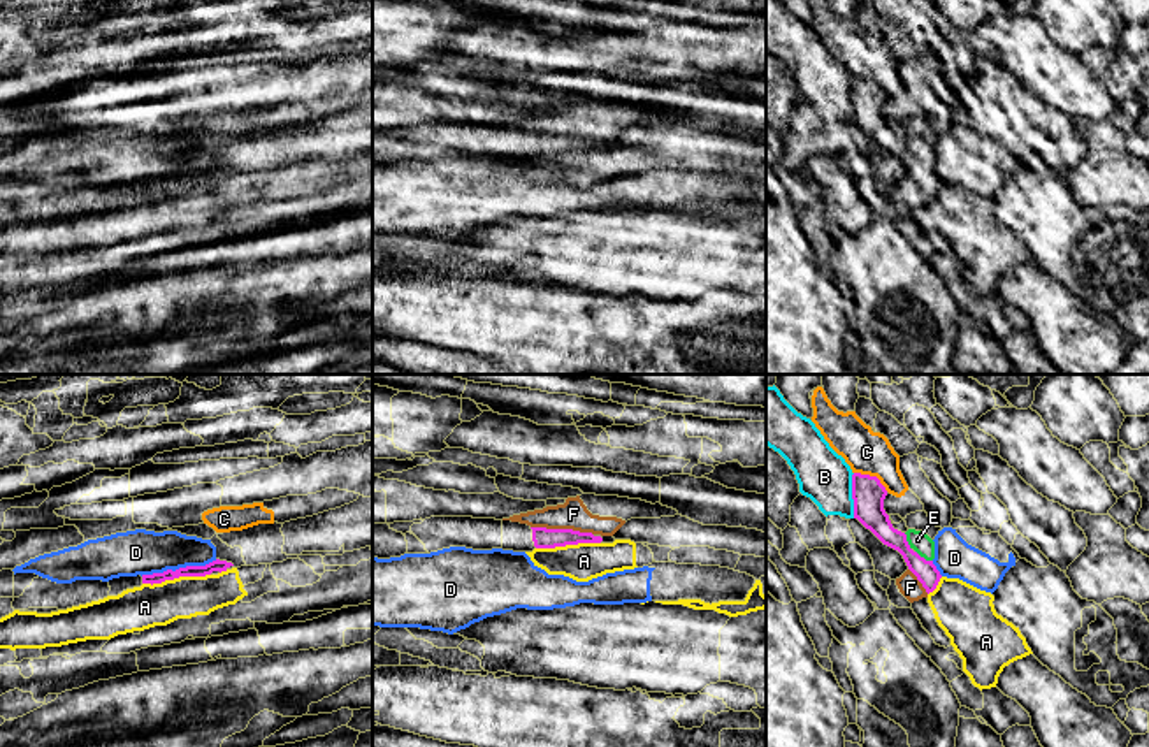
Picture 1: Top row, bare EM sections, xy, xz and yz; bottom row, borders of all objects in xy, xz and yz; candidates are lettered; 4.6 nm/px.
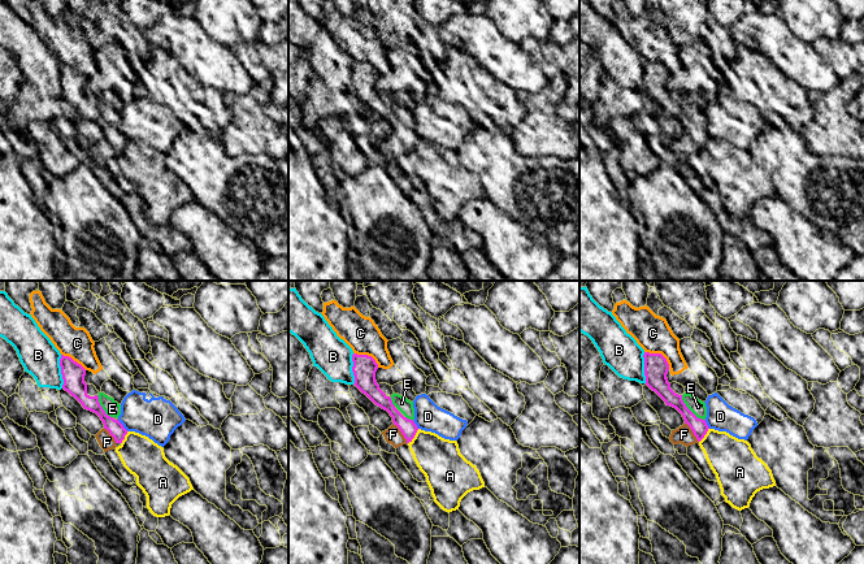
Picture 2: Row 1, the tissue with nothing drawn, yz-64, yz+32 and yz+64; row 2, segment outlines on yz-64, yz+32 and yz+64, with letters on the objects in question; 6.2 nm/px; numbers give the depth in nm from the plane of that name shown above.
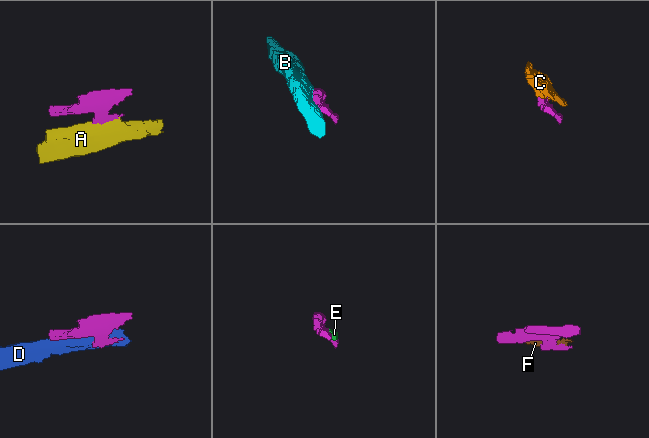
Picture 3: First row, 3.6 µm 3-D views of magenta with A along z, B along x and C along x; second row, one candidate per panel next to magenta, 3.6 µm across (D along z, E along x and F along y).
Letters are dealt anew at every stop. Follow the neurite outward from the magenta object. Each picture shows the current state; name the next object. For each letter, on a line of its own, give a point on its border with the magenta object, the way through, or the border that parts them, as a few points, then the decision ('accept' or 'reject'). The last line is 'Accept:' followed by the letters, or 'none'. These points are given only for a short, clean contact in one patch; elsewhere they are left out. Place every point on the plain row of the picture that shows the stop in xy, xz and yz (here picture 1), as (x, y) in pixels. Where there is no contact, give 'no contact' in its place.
A: meets magenta in xy at (176, 183); border along xy (209, 180), (180, 181), (143, 190); reject
B: meets magenta in yz at (852, 102); reject
C: meets magenta in yz at (872, 83); reject
D: meets magenta in xy at (180, 174); border along xy (216, 166), (206, 171), (187, 171), (141, 181); reject
E: meets magenta in yz at (923, 164); reject
F: meets magenta in xz at (563, 136); border along xz (531, 132), (571, 134), (592, 141); reject
Accept: none

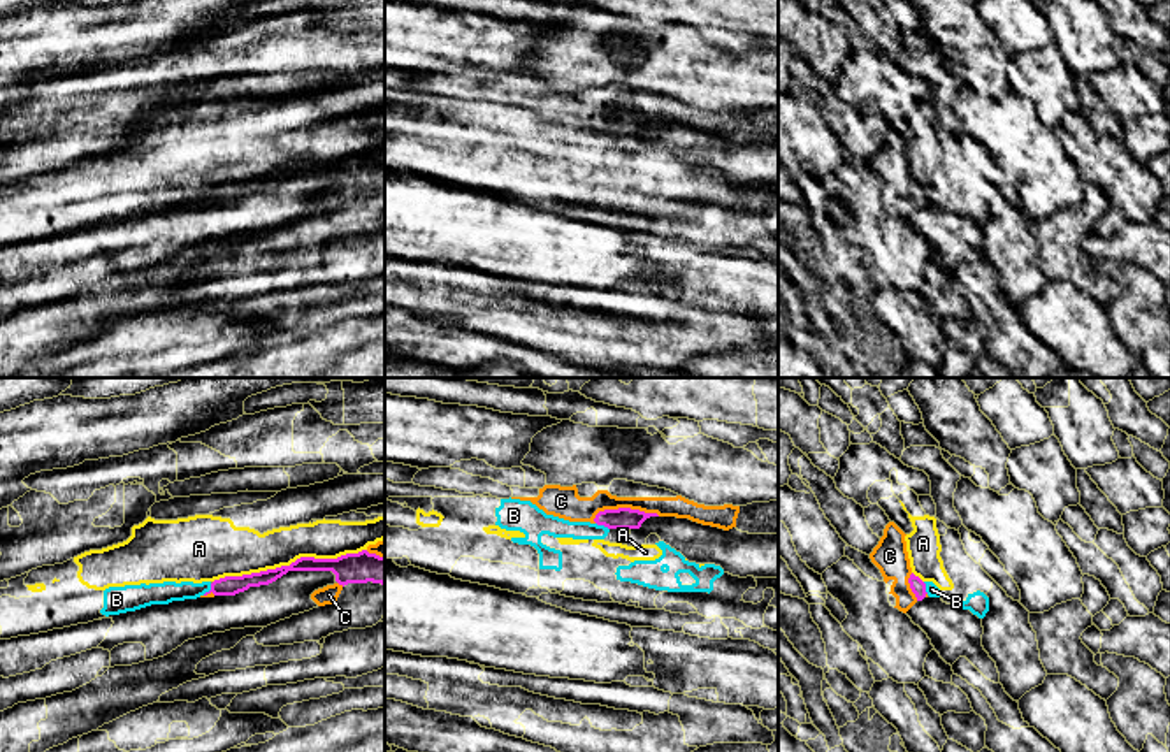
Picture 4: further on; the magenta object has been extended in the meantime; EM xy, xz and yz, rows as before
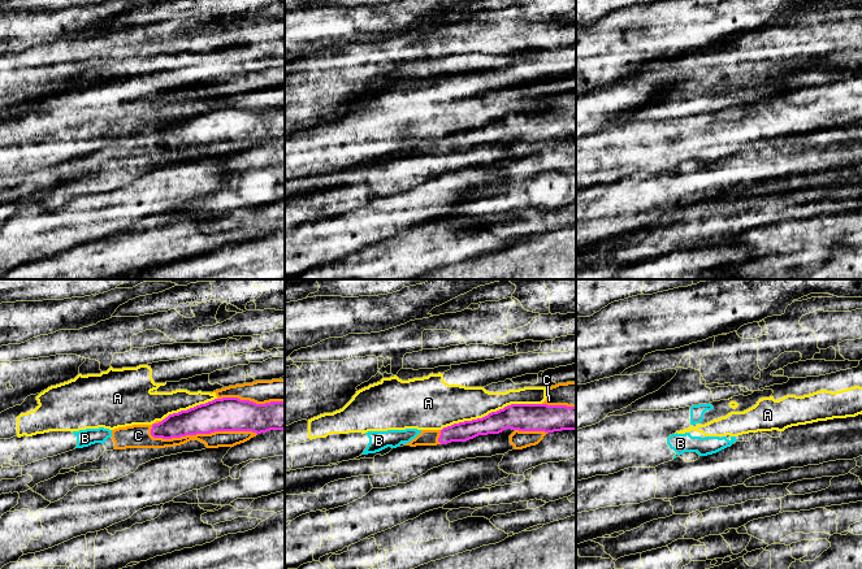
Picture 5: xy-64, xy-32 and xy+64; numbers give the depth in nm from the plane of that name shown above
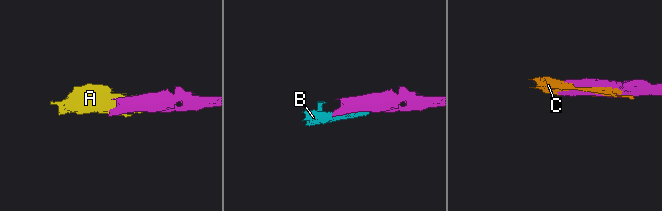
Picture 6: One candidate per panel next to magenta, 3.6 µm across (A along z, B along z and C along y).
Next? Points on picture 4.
A: meets magenta in xy at (290, 171); reject
B: meets magenta in xy at (209, 197); border along xy (211, 190), (202, 201); reject
C: meets magenta in xz at (624, 115); accept
Accept: C

